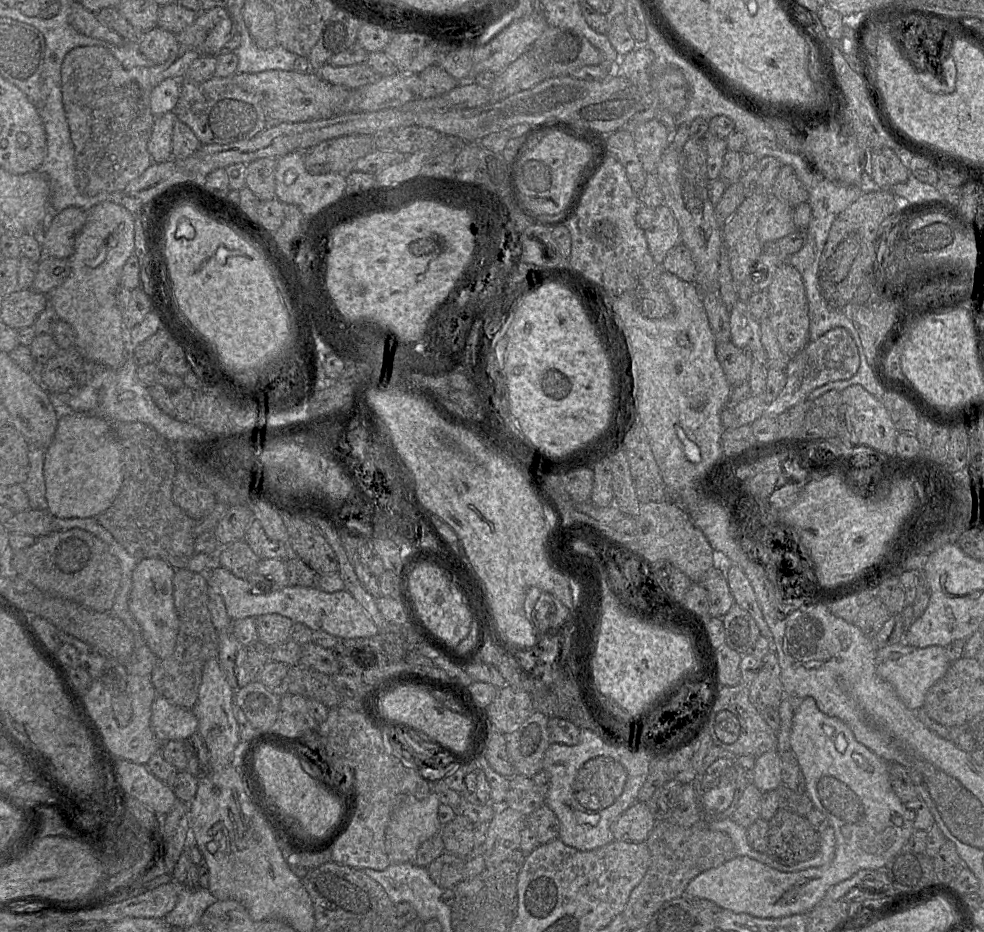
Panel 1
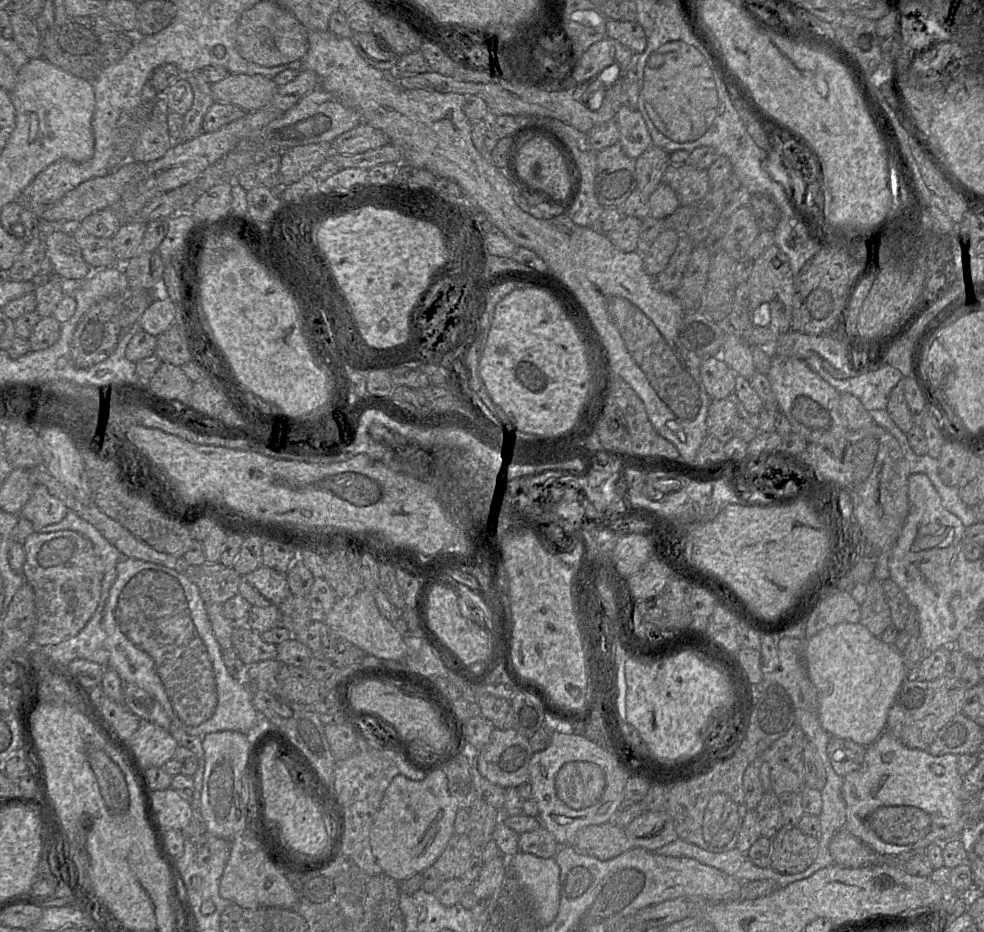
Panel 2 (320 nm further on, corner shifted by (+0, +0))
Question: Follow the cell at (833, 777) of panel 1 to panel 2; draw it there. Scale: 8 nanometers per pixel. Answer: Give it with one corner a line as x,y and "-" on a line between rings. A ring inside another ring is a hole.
885,731
875,742
866,746
861,767
843,777
842,796
846,805
844,828
881,858
925,850
933,843
958,838
962,831
962,809
966,803
963,781
956,754
934,756
927,750
909,748

